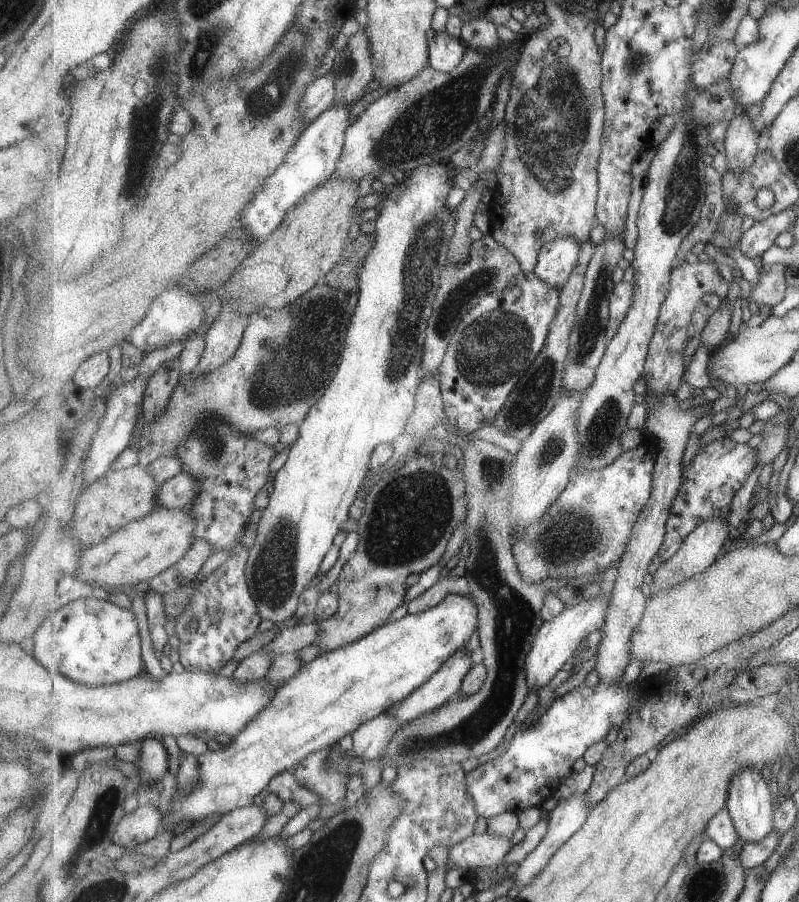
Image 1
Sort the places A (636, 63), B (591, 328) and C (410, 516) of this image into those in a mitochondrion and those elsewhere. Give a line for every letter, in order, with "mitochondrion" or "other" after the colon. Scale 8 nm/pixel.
A: mitochondrion
B: mitochondrion
C: mitochondrion

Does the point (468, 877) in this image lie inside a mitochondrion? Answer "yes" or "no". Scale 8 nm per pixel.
no

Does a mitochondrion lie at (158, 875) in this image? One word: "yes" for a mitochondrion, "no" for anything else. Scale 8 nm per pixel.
no

